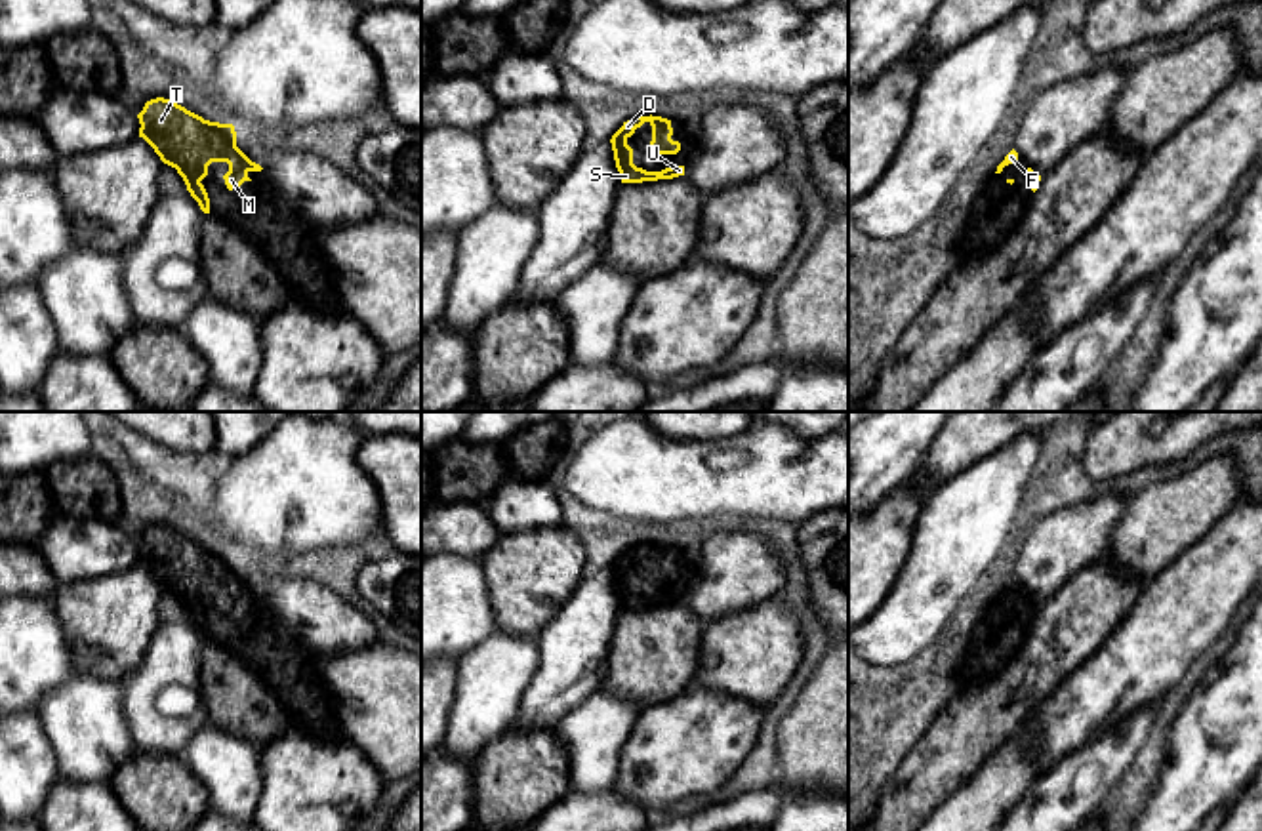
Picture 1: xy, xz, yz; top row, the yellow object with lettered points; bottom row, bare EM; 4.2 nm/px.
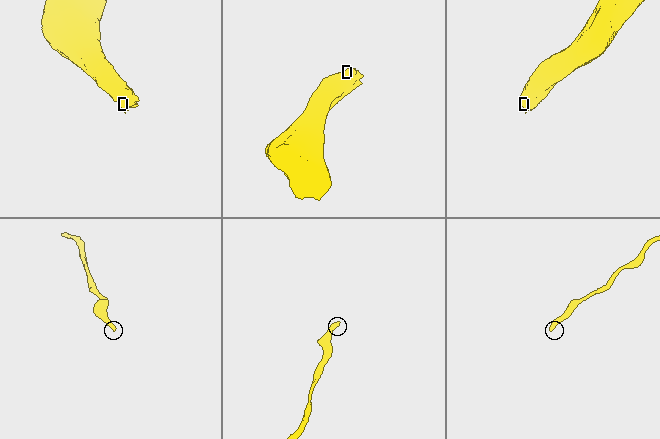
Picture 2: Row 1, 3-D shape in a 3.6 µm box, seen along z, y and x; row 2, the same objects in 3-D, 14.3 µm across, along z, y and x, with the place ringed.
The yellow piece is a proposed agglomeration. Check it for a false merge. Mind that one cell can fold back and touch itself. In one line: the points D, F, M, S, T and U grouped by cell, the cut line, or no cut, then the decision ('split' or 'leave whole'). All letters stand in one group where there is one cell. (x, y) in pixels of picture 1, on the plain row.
groups D F M S T U; cut none; leave whole

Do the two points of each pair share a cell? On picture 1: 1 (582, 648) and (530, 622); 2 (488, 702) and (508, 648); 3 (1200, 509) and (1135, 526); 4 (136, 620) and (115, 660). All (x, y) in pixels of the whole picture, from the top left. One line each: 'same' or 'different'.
1: different
2: same
3: same
4: same

